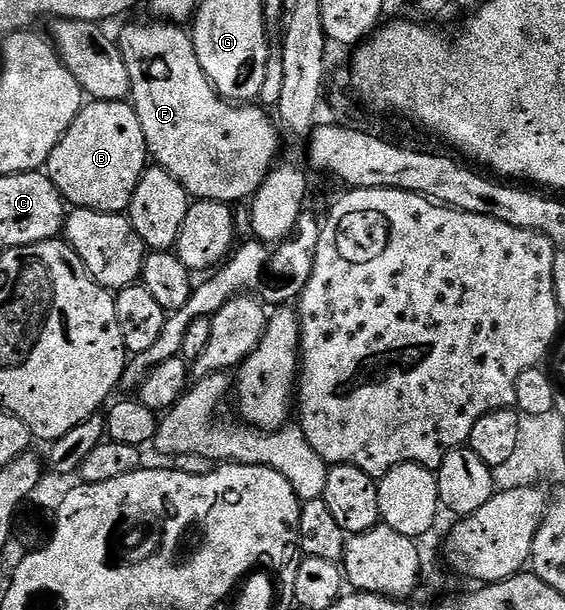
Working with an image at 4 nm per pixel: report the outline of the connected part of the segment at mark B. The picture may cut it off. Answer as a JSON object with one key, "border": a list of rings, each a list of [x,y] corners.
{"border":[[[90,100],[83,103],[64,138],[56,142],[44,171],[67,205],[122,214],[129,209],[147,166],[144,130],[140,130],[134,105],[126,100]]]}

